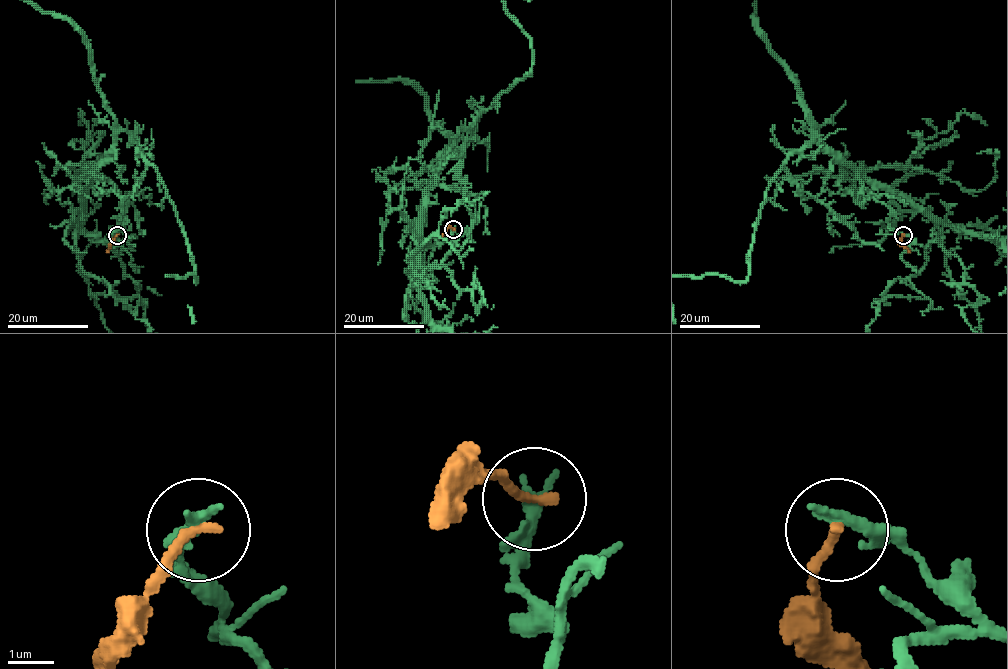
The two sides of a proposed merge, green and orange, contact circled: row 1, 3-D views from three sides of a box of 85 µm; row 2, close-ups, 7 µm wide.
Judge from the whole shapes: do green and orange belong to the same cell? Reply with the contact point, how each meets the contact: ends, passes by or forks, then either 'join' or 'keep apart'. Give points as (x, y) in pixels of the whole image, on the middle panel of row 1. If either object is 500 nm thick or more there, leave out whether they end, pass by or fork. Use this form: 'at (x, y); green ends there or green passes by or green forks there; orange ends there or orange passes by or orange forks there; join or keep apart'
at (453, 229); green ends there; orange ends there; keep apart

